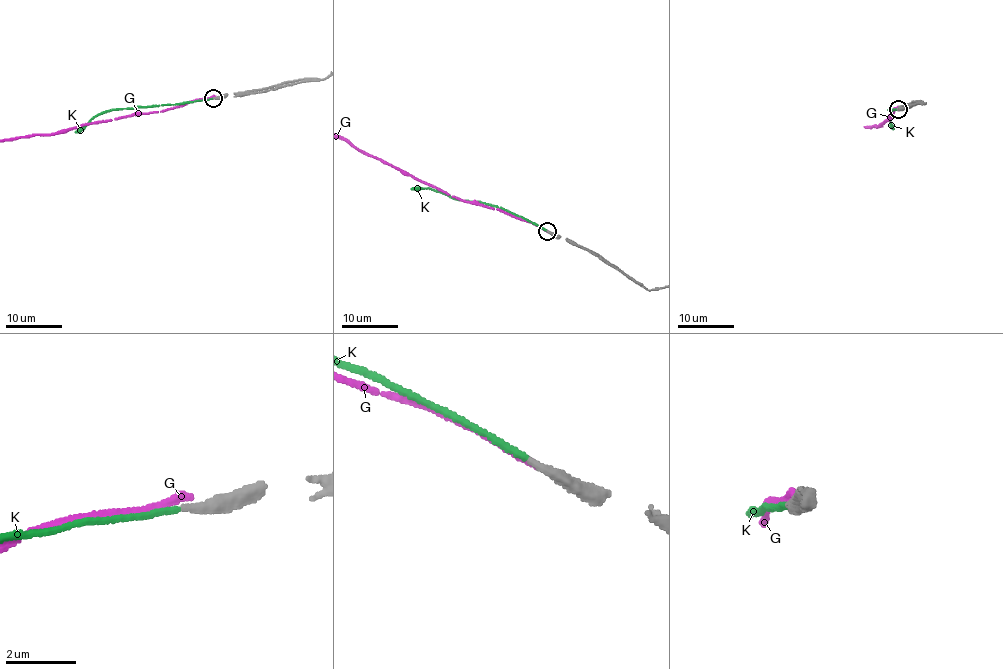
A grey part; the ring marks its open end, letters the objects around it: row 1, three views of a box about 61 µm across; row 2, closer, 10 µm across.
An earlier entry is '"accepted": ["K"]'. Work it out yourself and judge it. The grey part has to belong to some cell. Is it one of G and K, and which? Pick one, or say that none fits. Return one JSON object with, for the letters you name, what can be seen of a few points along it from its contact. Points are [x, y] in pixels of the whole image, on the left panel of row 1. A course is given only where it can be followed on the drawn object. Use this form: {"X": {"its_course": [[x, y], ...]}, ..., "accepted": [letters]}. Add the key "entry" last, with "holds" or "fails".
{"K": {"its_course": [[213, 98], [116, 108], [99, 113], [75, 132]]}, "accepted": ["K"], "entry": "holds"}

